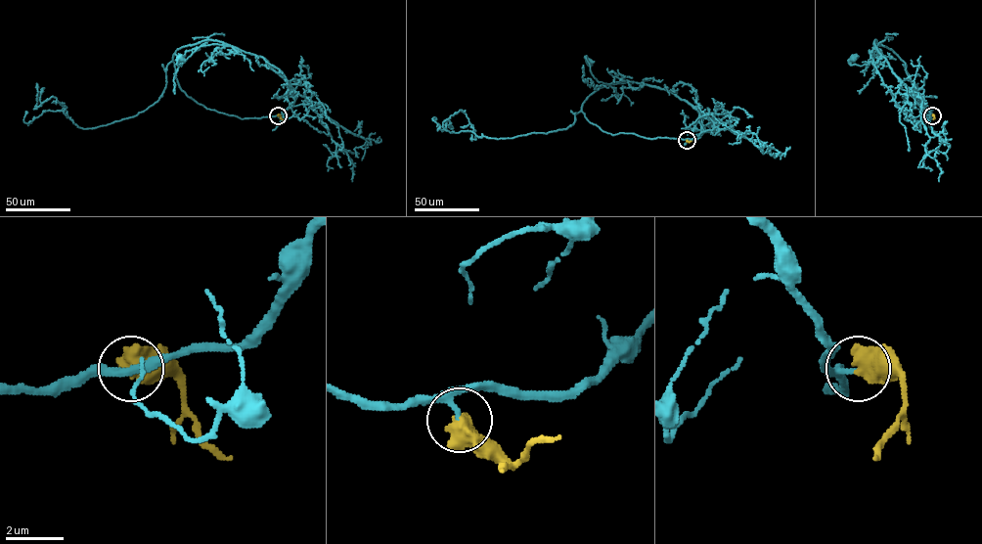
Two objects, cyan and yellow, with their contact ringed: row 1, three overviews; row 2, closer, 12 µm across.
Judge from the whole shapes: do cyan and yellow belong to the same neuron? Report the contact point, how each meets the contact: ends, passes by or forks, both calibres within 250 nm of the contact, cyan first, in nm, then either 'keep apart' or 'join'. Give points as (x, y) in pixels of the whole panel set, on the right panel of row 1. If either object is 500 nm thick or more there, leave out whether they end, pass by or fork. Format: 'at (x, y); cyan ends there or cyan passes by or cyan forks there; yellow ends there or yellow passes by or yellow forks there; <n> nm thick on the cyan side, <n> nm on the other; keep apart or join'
at (932, 115); 140 nm thick on the cyan side, 750 nm on the other; join

